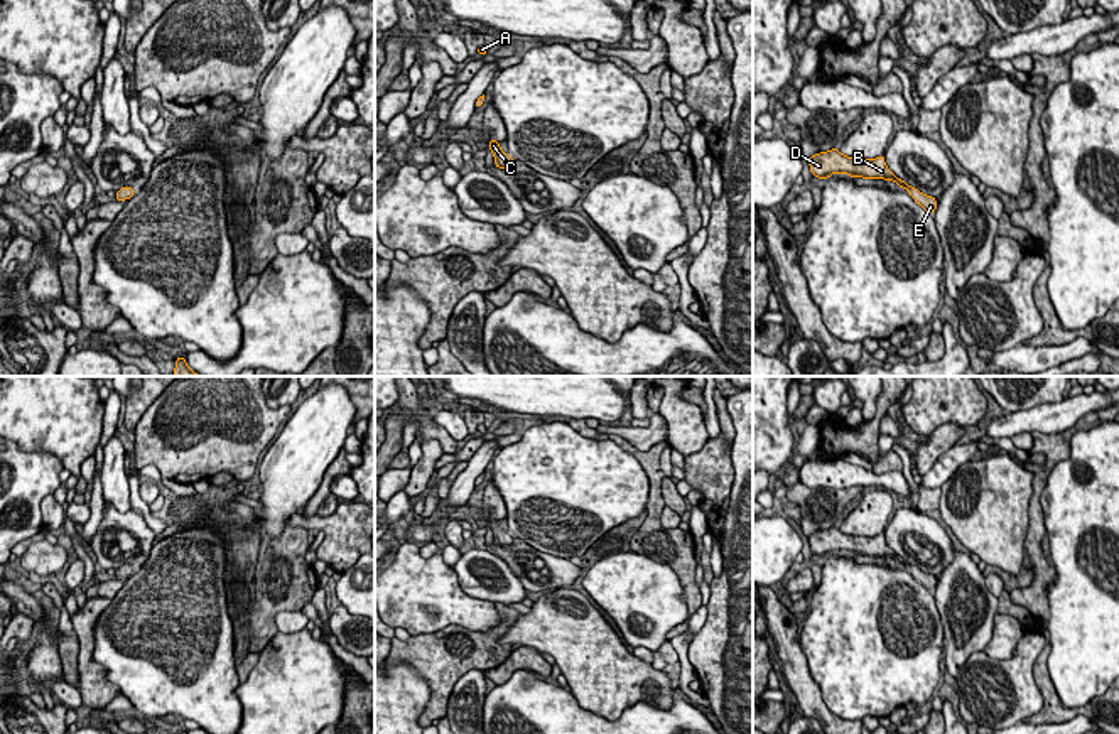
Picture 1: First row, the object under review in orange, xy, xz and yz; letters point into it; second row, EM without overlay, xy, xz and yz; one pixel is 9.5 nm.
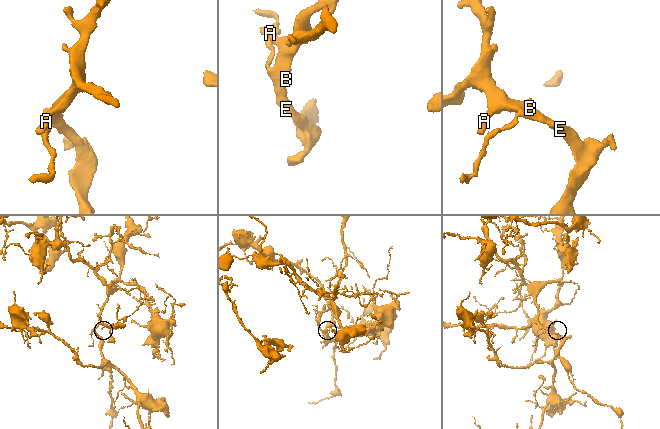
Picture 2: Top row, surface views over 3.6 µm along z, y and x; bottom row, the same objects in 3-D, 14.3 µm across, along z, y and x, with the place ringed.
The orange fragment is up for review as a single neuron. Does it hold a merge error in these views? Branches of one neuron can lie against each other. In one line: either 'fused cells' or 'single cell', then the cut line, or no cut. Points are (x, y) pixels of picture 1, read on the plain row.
single cell; no cut

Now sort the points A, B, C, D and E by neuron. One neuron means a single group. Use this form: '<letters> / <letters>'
A B C D E

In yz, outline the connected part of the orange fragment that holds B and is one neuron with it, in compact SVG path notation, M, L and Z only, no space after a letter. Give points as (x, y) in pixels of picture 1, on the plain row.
M832 526L829 530L815 532L808 537L810 550L819 557L827 557L834 550L849 552L851 555L864 557L888 557L895 559L900 565L906 567L916 582L920 582L927 591L933 592L937 587L937 577L922 572L918 567L910 565L905 559L898 557L884 542L884 533L878 537L852 537Z

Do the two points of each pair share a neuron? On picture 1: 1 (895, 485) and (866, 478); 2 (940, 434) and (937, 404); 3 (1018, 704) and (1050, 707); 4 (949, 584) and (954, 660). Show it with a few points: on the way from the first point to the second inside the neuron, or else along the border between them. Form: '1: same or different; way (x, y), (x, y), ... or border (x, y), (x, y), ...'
1: same; way (888, 481), (873, 480)
2: different; border (964, 426), (942, 424), (924, 436)
3: different; border (1032, 667), (1042, 707), (1030, 716)
4: same; way (947, 603), (944, 606), (946, 621), (954, 642)

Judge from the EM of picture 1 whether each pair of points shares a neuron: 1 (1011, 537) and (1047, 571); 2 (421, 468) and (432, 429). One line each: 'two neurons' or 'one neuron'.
1: two neurons
2: two neurons

